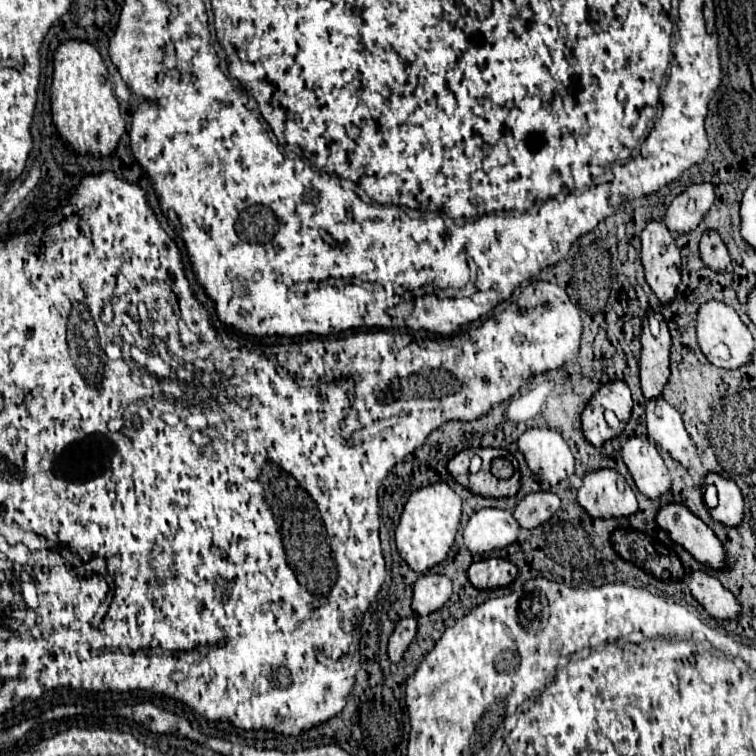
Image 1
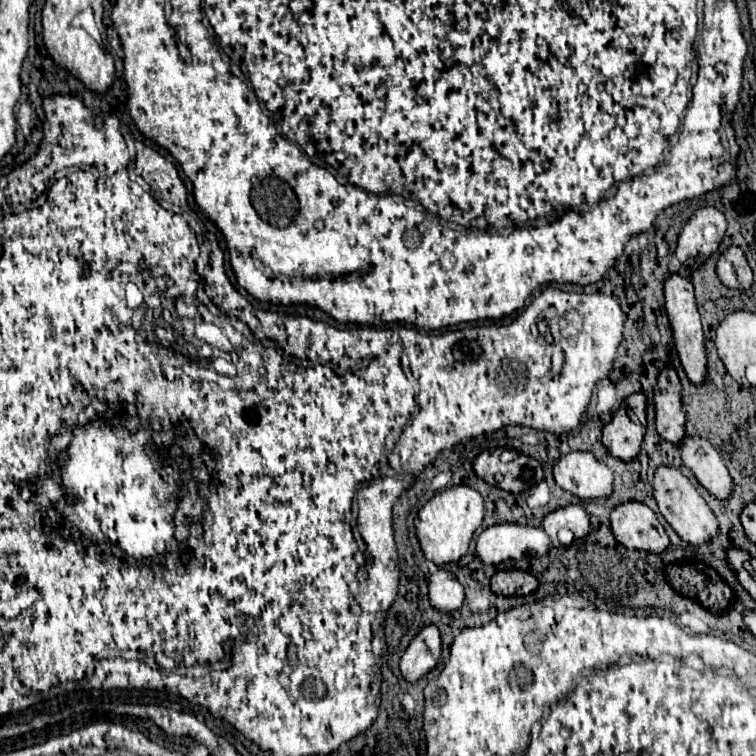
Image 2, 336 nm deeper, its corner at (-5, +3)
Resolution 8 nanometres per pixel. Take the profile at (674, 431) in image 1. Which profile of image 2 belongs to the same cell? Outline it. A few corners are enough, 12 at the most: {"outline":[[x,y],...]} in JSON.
{"outline":[[686,436],[682,460],[718,500],[734,482],[708,442]]}

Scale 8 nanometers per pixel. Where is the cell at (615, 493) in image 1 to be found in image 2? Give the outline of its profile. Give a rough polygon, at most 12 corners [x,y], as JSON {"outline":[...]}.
{"outline":[[646,504],[612,510],[628,550],[662,554],[670,538]]}

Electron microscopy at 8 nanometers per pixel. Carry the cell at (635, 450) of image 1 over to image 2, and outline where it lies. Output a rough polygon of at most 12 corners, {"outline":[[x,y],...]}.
{"outline":[[658,468],[654,498],[684,542],[716,536],[718,520],[678,468]]}

